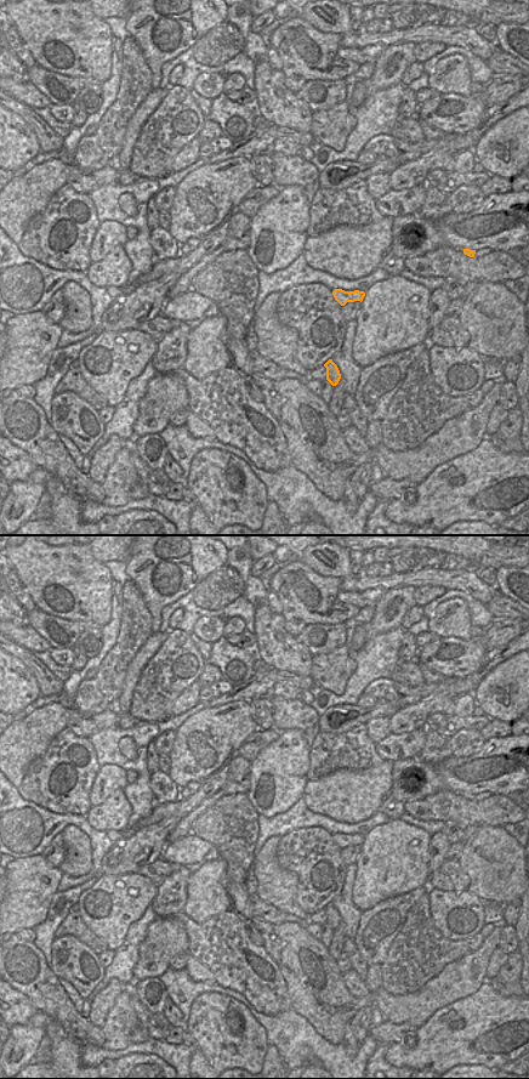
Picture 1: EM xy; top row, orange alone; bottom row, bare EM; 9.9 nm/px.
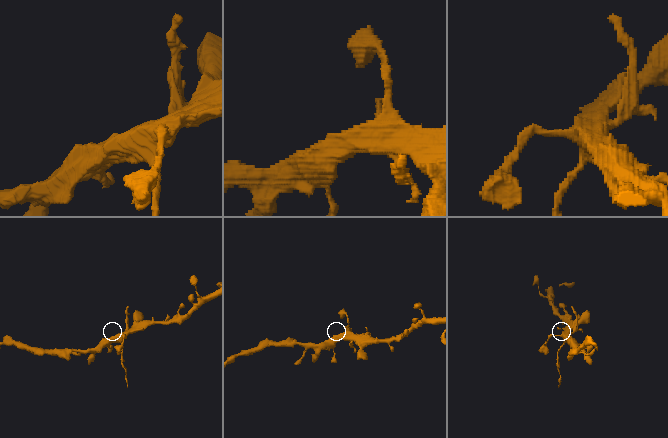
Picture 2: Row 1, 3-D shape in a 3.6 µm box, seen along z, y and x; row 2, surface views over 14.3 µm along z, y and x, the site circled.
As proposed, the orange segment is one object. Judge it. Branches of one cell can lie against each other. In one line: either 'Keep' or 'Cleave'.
Cleave.

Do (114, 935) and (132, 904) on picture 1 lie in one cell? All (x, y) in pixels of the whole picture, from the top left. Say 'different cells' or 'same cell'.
same cell

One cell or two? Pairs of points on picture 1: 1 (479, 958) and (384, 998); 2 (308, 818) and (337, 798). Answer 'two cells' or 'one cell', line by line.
1: one cell
2: two cells

